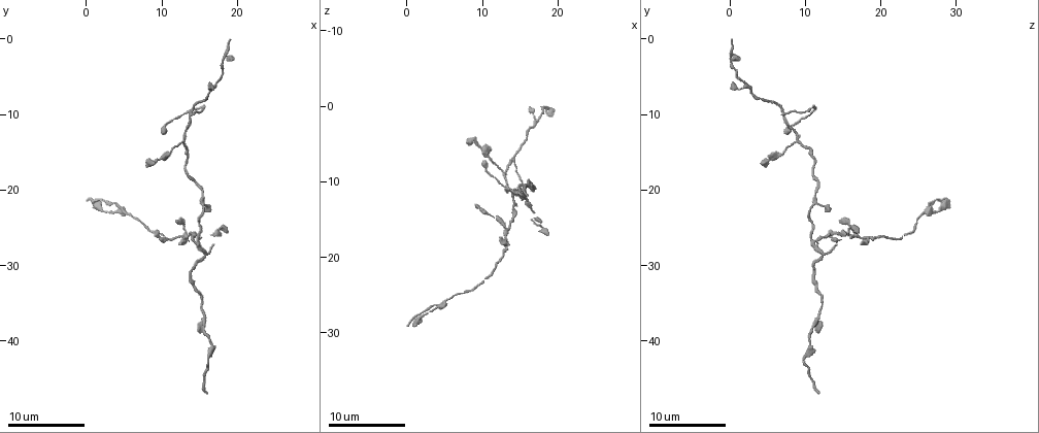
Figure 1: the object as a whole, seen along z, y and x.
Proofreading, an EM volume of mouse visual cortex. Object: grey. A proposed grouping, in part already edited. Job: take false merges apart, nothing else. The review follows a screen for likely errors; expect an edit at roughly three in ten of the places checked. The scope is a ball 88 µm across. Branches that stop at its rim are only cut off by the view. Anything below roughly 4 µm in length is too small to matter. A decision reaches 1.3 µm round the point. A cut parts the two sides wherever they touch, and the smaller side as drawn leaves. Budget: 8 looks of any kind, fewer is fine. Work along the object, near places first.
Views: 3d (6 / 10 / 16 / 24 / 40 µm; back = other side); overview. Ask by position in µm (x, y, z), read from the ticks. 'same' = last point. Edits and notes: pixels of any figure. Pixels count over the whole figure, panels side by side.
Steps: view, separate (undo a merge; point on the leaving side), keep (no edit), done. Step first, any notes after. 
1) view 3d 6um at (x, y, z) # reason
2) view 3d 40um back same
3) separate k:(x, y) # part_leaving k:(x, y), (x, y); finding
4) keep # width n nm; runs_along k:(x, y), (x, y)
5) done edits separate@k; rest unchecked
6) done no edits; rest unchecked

view 3d 16um at (14.0, 10.0, 7.0)

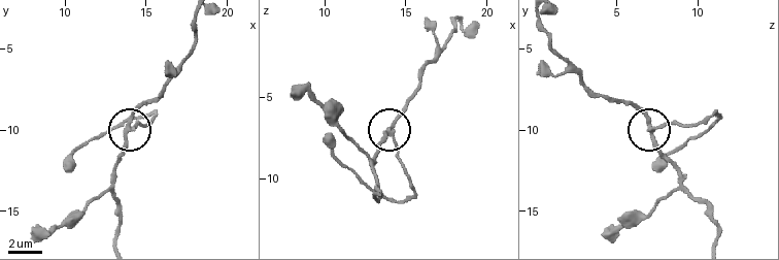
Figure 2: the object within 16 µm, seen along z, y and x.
view 3d 6um at (13.9, 9.8, 7.1)

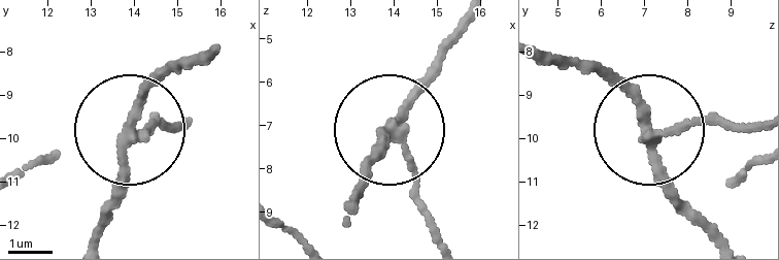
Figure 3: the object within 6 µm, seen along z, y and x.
keep # runs_along 3:(723, 237), (661, 170), (653, 130), (757, 126); all the same neuron

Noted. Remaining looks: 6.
view 3d 16um at (18.0, 5.5, 1.5) # thick turns thin

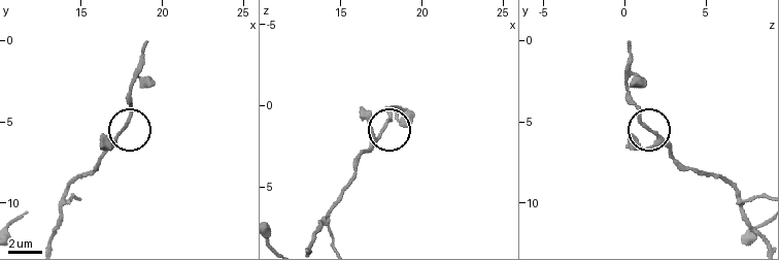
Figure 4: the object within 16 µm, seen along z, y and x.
keep # runs_along 4:(311, 240), (391, 108); one neuron here

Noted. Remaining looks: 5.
view 3d 10um at (14.5, 27.0, 12.0) # four arms meet

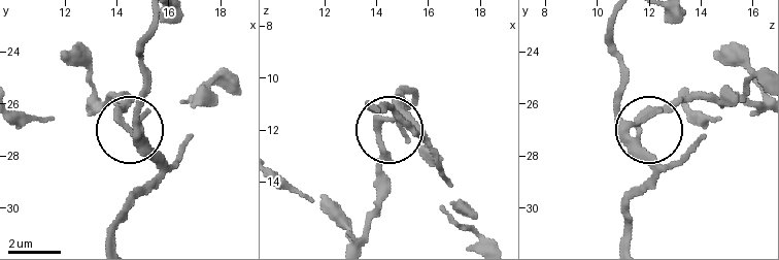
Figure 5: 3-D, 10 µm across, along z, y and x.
keep # width 280 nm; one neuron here

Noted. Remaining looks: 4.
view 3d 6um at (16.5, 40.0, 10.5) # sudden change in width

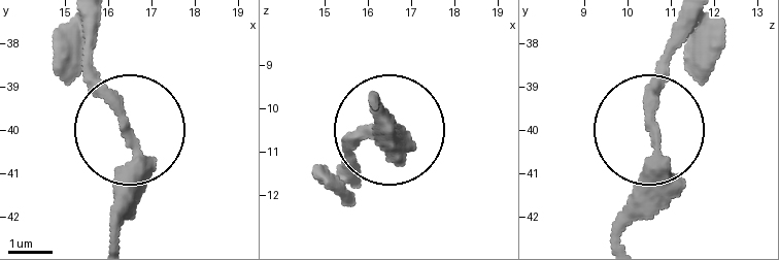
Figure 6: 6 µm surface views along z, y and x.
keep # width 250 nm; runs_along 6:(91, 27), (91, 71), (125, 138), (116, 237); continuous, no second neuron

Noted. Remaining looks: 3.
done no edits; rest unchecked

